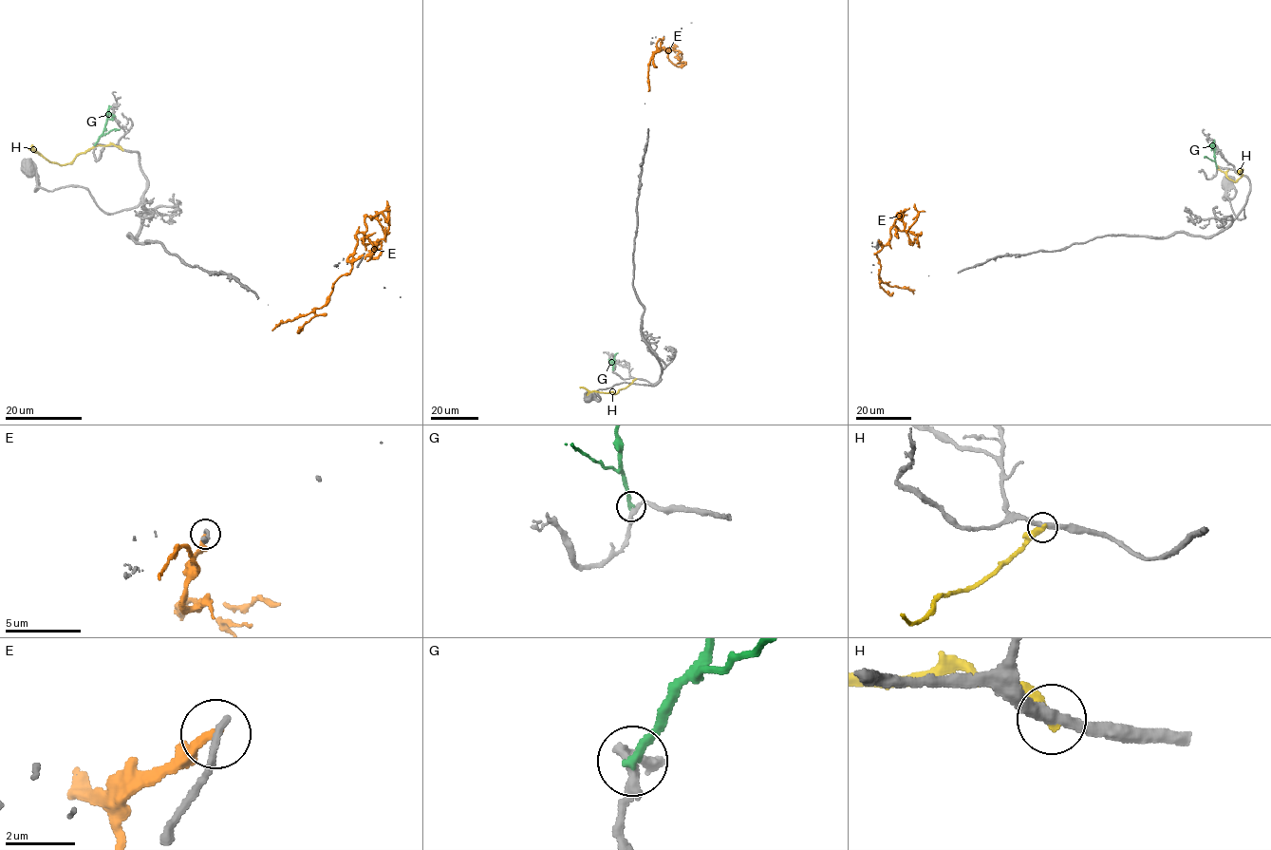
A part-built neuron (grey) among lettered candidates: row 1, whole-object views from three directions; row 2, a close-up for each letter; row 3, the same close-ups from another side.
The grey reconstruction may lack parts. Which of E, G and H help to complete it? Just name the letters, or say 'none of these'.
none of these

